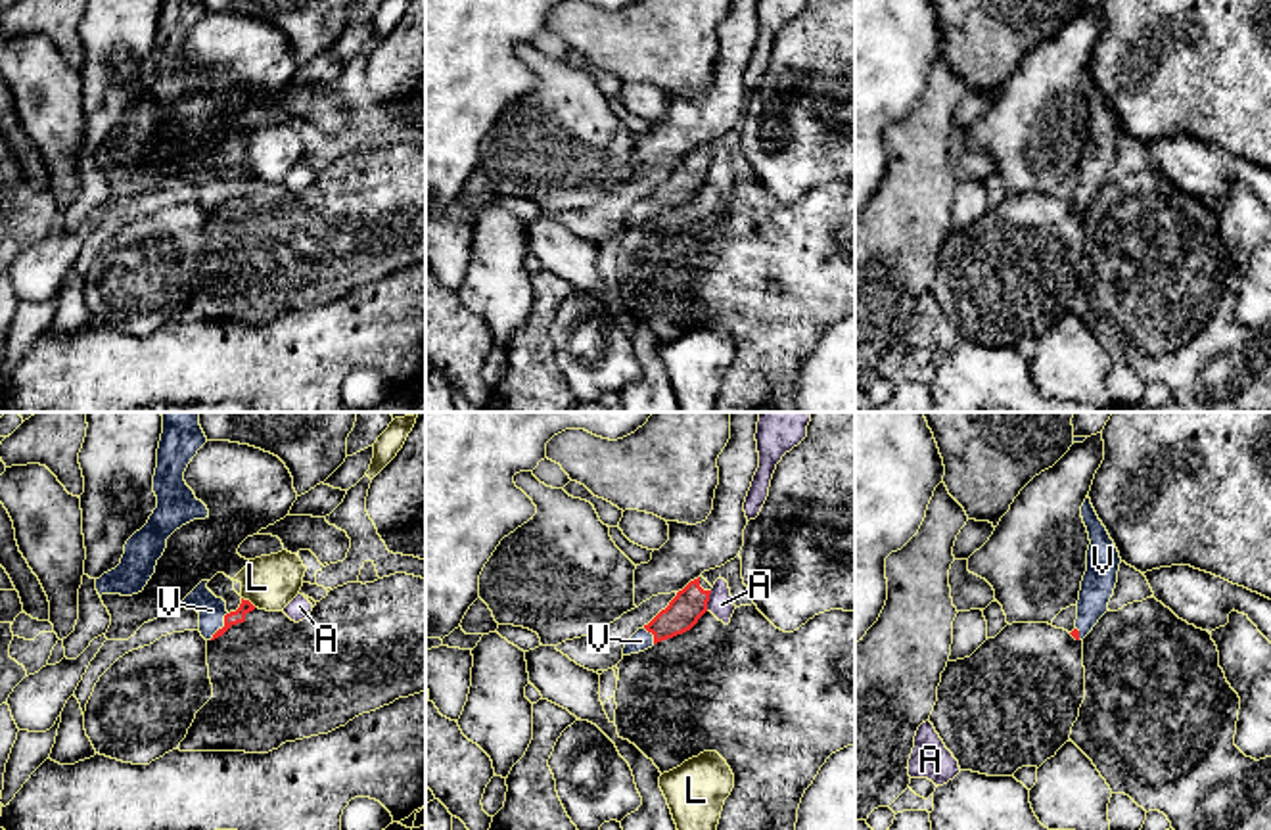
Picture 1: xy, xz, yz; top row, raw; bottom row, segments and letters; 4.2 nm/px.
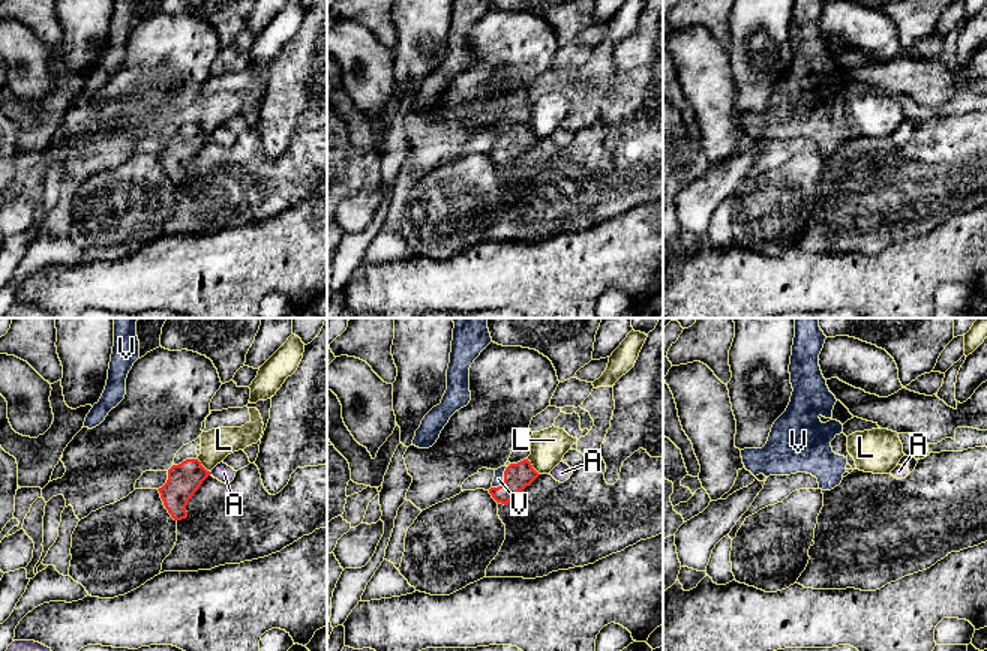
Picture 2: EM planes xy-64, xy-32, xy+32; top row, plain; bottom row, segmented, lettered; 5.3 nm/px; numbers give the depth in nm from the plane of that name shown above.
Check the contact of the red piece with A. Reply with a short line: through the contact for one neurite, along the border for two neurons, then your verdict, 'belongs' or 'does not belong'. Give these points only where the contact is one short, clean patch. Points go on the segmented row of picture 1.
xz (712, 591), (706, 610) | does not belong

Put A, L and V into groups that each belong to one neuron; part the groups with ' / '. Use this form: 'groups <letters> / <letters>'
groups A / L / V

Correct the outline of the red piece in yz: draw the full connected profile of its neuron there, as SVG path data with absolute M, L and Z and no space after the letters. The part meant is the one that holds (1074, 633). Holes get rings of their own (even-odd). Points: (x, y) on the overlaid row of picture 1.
M1089 495L1081 506L1081 518L1091 544L1087 550L1087 571L1083 575L1079 600L1075 604L1075 629L1070 633L1075 640L1083 640L1098 619L1110 611L1108 602L1114 594L1121 564L1120 552L1098 519Z

